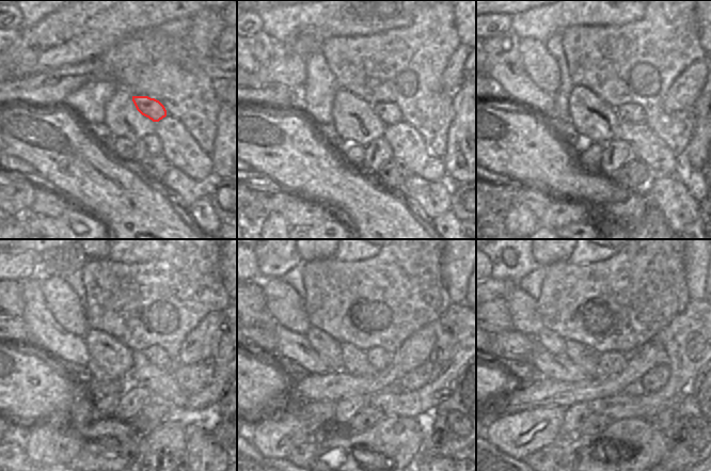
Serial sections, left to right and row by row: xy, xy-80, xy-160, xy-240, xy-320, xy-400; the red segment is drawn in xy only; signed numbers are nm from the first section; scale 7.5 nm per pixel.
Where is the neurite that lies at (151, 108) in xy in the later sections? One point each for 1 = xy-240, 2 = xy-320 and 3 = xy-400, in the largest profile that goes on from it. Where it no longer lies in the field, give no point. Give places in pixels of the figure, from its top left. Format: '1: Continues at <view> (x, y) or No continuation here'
1: Continues at xy-240 (143, 357)
2: Continues at xy-320 (380, 359)
3: Continues at xy-400 (612, 363).

